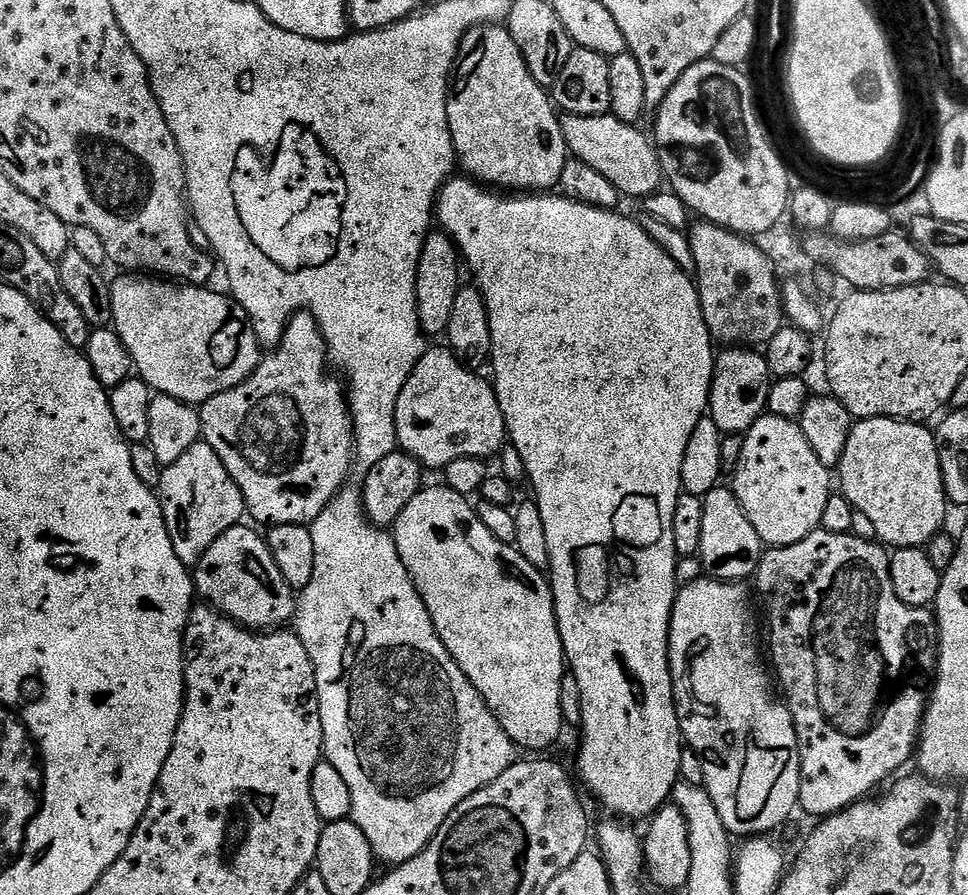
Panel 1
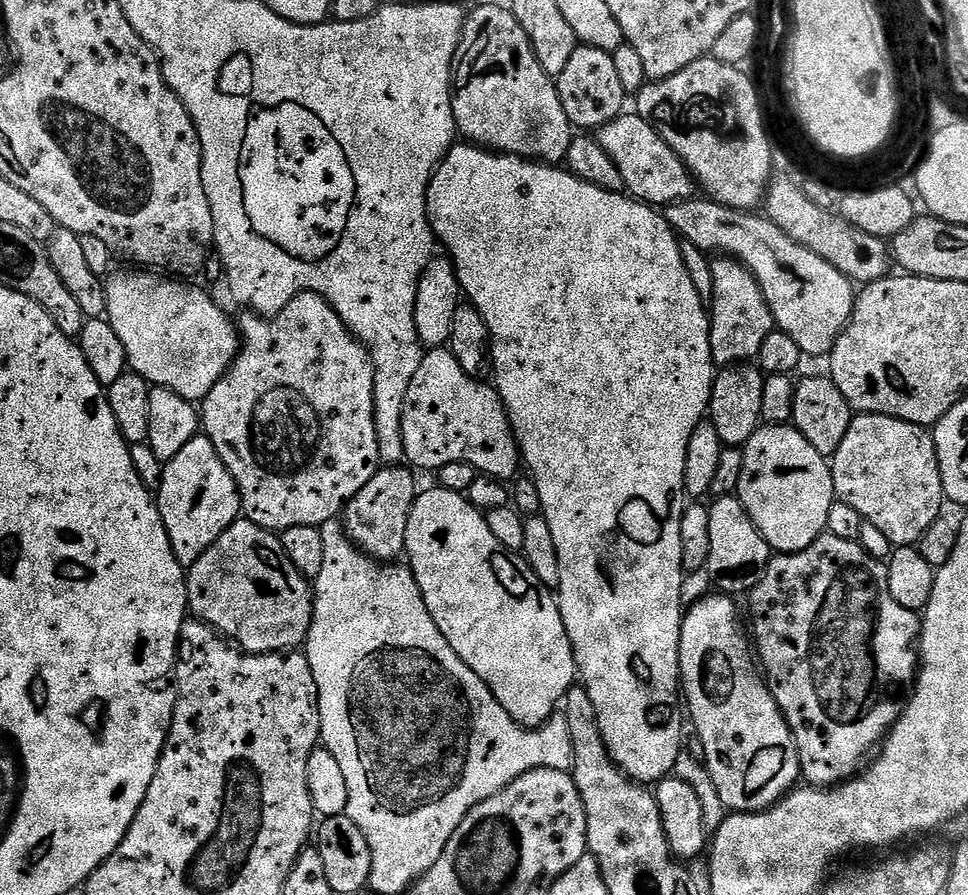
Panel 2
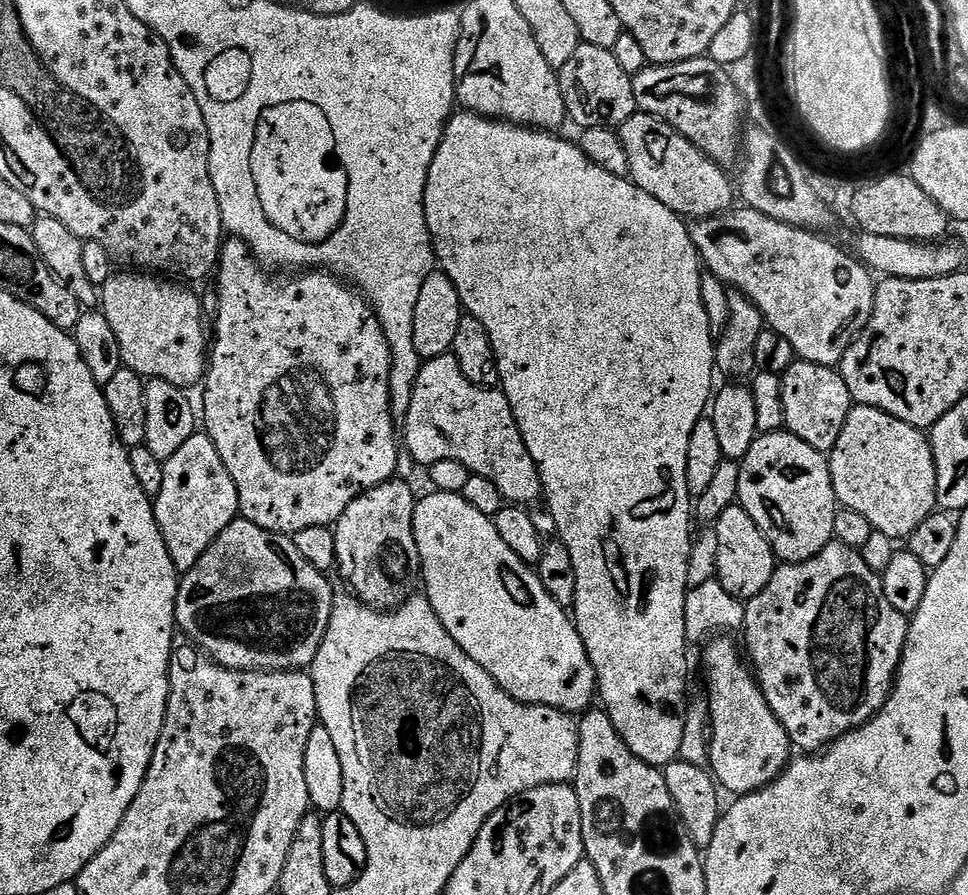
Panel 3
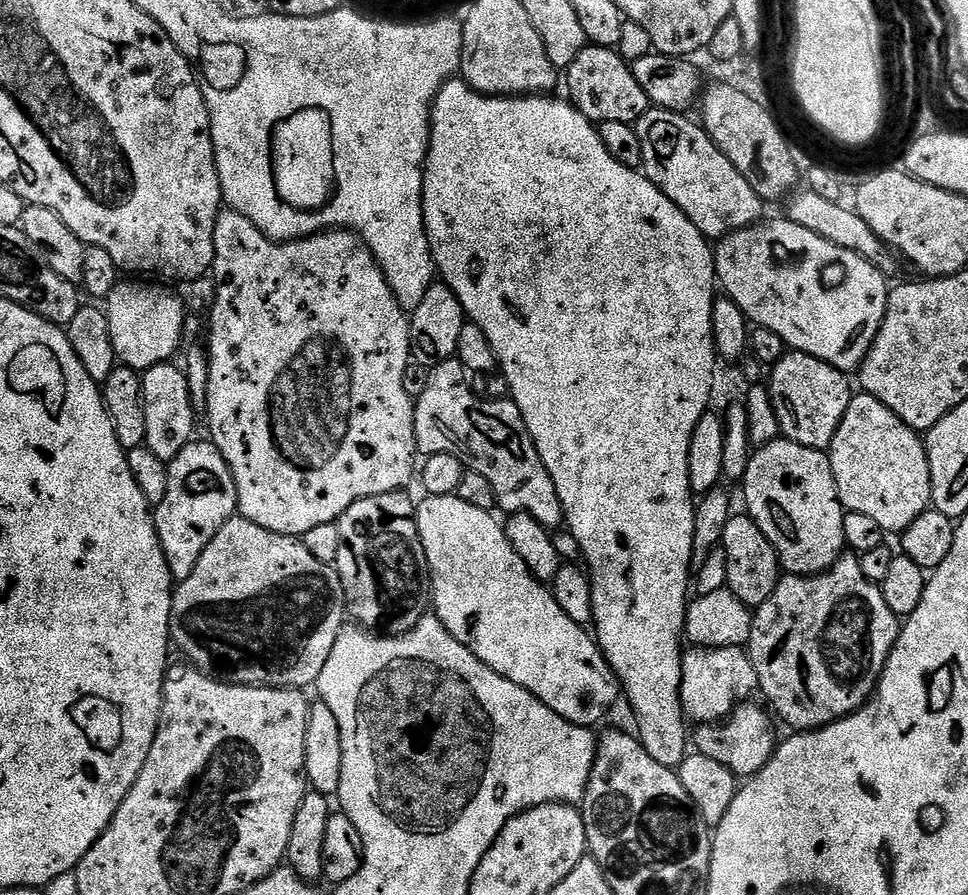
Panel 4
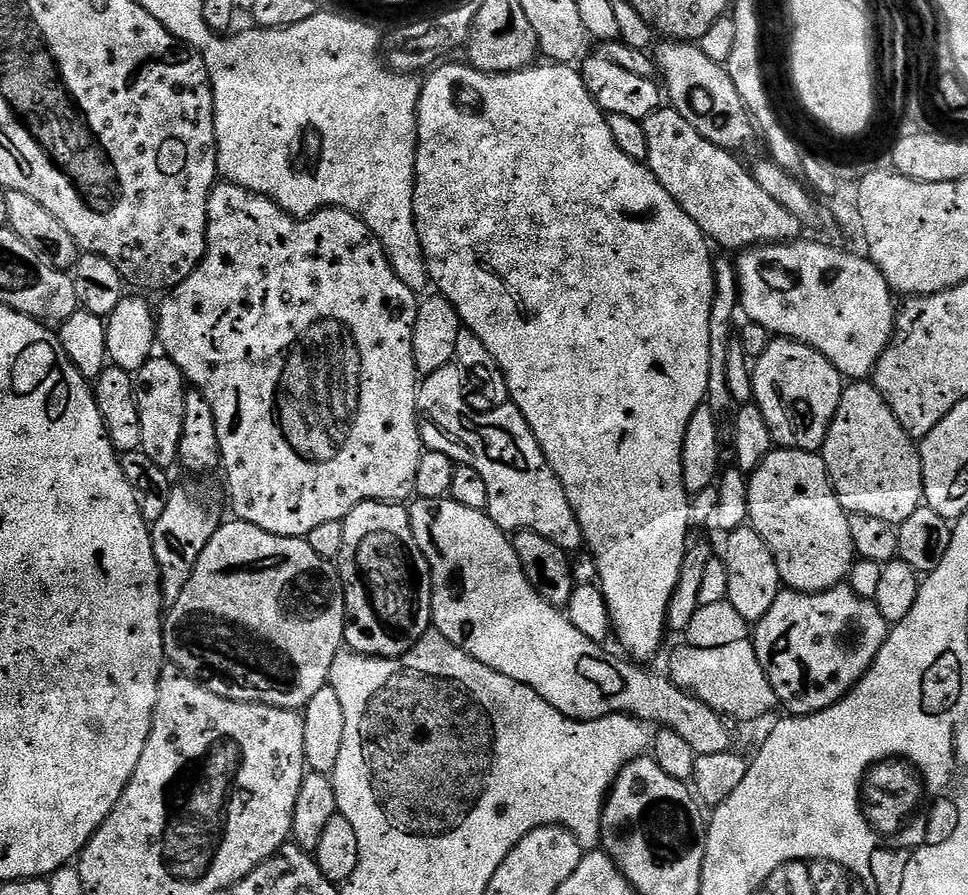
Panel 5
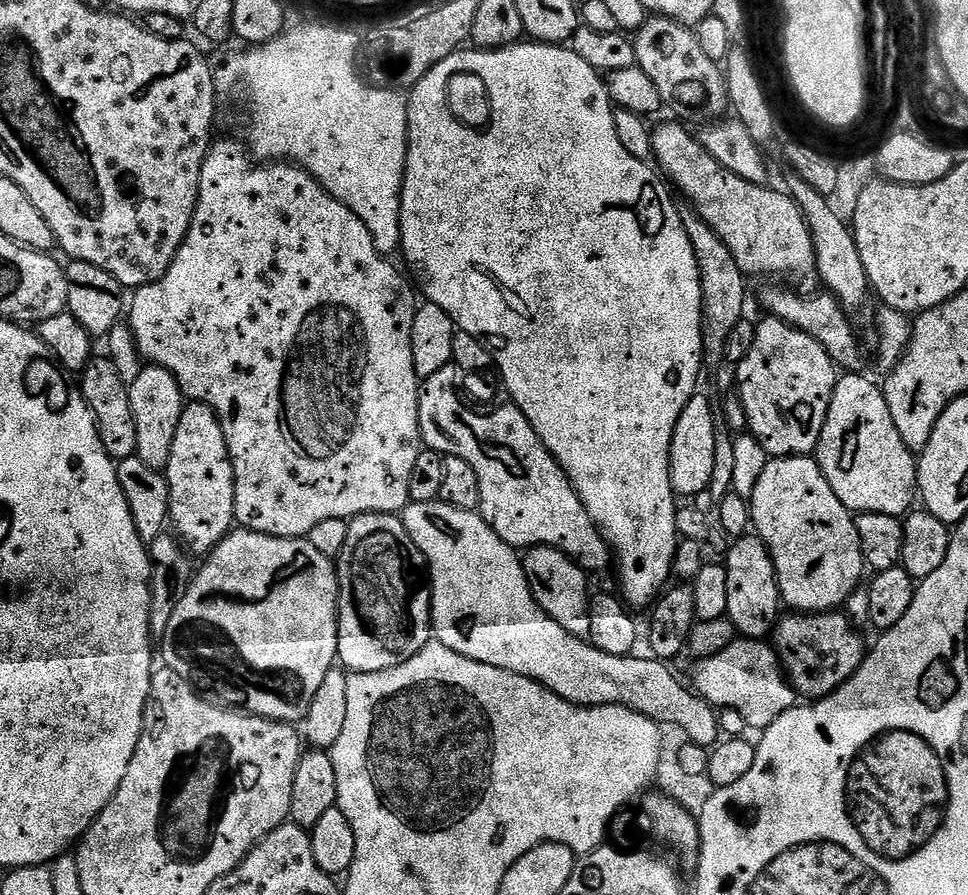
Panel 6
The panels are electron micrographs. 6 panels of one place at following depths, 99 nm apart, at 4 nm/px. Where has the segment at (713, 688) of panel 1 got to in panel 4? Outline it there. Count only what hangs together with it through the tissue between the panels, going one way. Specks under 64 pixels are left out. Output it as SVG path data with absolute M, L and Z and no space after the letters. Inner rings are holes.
M744 702L723 722L697 727L694 732L695 751L706 758L714 758L714 762L726 766L726 770L733 772L737 778L751 778L766 766L778 743L777 737L772 737L773 721L769 713L761 708L755 708L752 702Z

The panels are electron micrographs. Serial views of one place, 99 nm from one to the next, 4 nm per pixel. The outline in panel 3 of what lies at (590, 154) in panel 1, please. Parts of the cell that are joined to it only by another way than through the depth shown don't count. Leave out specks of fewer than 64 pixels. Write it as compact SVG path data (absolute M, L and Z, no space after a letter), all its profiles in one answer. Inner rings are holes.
M637 111L635 116L632 116L626 123L620 125L618 129L618 135L620 138L620 142L626 154L628 155L628 166L626 169L627 175L630 177L632 183L636 184L646 192L646 194L650 194L654 198L658 198L658 202L662 202L662 206L666 206L670 210L674 210L681 216L681 218L689 218L688 216L692 216L691 219L693 221L705 220L708 216L719 216L731 209L733 207L732 204L732 196L734 200L734 184L728 181L728 176L723 167L721 165L715 164L713 160L709 156L707 156L704 152L698 151L693 144L688 142L688 139L685 138L682 134L678 134L674 131L673 128L670 127L664 120L659 120L657 116L649 116L647 112Z

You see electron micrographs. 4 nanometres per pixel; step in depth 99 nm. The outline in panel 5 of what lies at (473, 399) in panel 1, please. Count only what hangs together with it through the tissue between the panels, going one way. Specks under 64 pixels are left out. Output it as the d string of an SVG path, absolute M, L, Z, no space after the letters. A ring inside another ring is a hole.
M453 362L442 366L442 370L427 373L419 381L416 393L416 417L420 423L420 439L424 441L425 449L446 454L457 465L465 464L478 470L480 477L486 482L489 494L486 509L488 517L505 534L518 532L542 534L542 538L550 538L550 542L554 542L563 552L569 554L575 554L579 548L583 549L584 535L578 526L578 518L566 498L566 490L562 490L562 482L554 474L554 470L550 470L546 454L542 454L542 446L538 446L538 438L534 438L526 418L522 418L520 411L511 402L489 407L488 412L475 412L464 401L463 378L465 379L460 365Z

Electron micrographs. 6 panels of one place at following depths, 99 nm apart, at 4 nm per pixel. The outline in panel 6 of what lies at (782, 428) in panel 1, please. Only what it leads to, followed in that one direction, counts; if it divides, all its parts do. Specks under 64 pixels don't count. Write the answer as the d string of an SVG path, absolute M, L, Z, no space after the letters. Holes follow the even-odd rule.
M808 456L769 459L766 470L762 470L762 478L758 478L758 486L754 486L750 507L751 527L764 541L776 567L781 601L800 614L831 612L847 605L852 592L861 587L863 580L860 579L866 573L864 555L853 513L838 502L815 459Z

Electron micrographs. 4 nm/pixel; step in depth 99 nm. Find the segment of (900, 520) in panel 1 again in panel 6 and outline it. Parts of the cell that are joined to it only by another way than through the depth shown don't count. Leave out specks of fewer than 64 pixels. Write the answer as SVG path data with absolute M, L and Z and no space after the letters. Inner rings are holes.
M844 374L836 381L814 459L826 482L830 482L830 490L849 512L903 517L913 507L912 499L918 496L918 460L902 442L894 418L890 418L881 385L856 375L860 374Z

